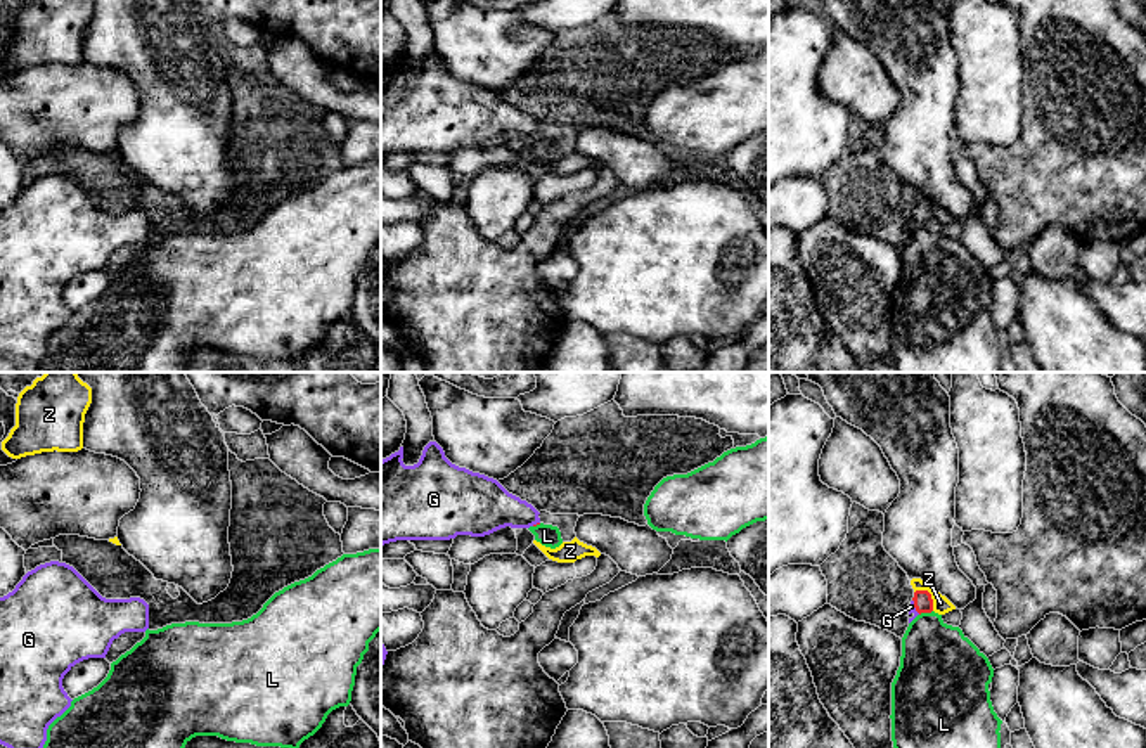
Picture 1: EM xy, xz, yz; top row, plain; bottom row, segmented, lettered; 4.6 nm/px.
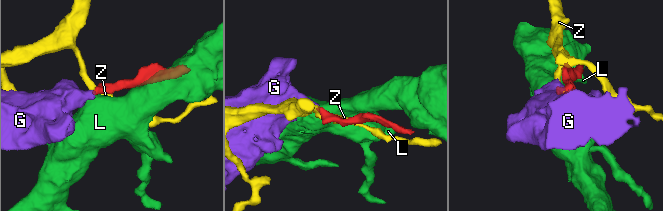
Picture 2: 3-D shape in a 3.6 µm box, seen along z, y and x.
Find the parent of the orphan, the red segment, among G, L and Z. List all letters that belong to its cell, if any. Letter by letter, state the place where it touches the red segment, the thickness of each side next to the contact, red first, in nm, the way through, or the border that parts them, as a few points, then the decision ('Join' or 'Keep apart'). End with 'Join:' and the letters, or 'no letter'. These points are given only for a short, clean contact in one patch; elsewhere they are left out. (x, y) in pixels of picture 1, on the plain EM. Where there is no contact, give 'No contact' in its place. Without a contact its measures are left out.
G: Touches red at yz (914, 219). Thickness 90 nm (red) against 30 nm. Path across: yz (923, 215), (914, 219), (911, 219). Join
L: Touches red at yz (925, 224). Thickness 90 nm (red) against 360 nm. Boundary: yz (932, 222), (920, 227). Keep apart
Z: Touches red at yz (930, 208). Thickness 90 nm (red) against 80 nm. Boundary: yz (916, 201), (925, 201), (930, 206), (933, 222). Keep apart
Join: G

